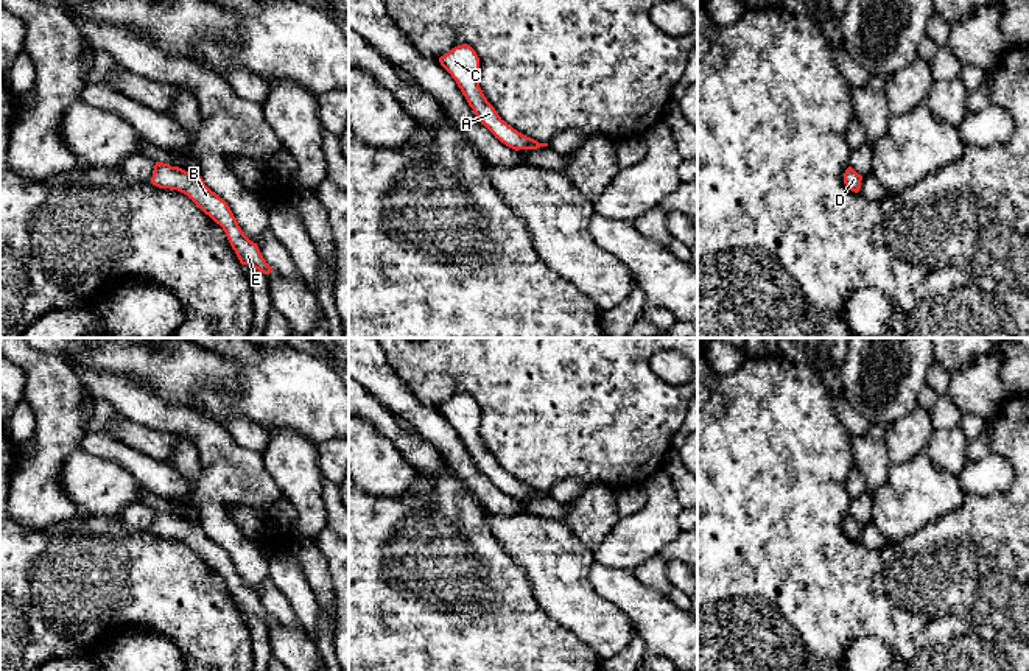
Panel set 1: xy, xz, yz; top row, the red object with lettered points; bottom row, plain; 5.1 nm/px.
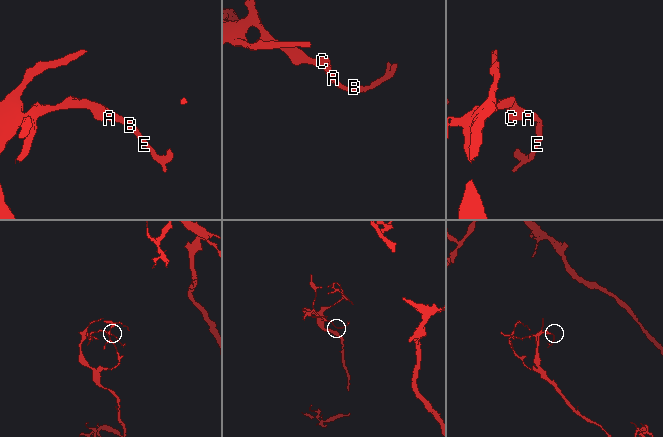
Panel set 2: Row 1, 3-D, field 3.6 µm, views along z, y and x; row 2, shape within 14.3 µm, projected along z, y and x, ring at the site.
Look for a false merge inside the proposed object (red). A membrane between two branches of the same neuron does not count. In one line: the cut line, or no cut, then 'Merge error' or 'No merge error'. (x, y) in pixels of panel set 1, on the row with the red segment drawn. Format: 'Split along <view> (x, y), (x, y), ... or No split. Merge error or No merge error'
No split. No merge error

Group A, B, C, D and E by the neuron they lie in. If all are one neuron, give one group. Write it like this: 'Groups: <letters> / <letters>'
Groups: A B C D E

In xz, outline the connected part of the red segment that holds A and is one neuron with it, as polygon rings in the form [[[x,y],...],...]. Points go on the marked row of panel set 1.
[[[462,44],[451,48],[439,58],[439,62],[456,81],[481,125],[484,125],[501,143],[515,151],[548,146],[548,143],[539,143],[509,126],[487,101],[479,87],[479,58],[470,45]]]

